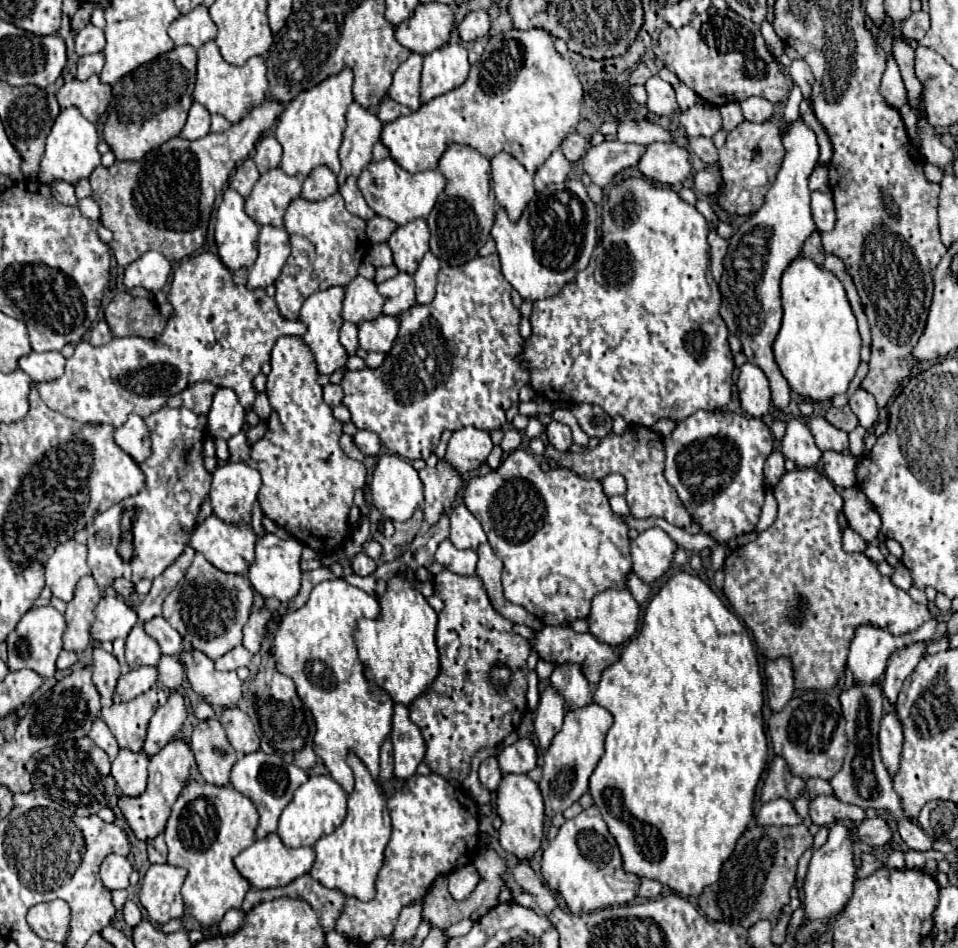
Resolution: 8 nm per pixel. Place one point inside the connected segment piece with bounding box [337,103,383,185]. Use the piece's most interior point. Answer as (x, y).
(363, 128)

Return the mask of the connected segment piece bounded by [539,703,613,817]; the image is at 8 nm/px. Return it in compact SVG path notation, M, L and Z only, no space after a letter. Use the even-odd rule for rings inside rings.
M589 703L577 709L567 709L563 727L553 737L549 749L545 751L545 761L543 761L543 777L539 789L545 799L547 815L553 817L565 811L575 801L579 801L579 797L587 791L587 781L603 755L603 741L611 723L613 723L613 715L597 703Z

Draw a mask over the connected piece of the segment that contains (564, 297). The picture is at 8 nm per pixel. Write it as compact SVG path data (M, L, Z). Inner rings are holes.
M633 177L627 181L621 181L615 185L609 193L609 199L603 205L603 239L595 249L595 281L597 285L589 285L589 273L577 273L577 281L571 283L561 291L561 295L555 295L553 299L541 299L533 301L533 313L531 313L531 327L533 333L529 341L525 343L525 359L531 371L531 387L545 399L553 401L553 393L563 403L591 403L603 407L611 417L621 415L627 425L641 425L641 427L653 427L659 419L671 419L681 421L687 419L691 413L703 409L703 411L717 411L725 407L731 401L731 385L733 385L733 353L727 343L727 327L725 321L719 315L721 307L721 293L711 277L711 259L709 259L709 245L707 245L707 221L705 217L689 203L681 201L679 195L669 189L655 185L643 177Z

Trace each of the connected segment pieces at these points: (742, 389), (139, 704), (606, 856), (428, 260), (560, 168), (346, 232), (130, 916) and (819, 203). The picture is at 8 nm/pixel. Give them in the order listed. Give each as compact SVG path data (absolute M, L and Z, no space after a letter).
M745 363L739 369L737 389L739 389L741 407L745 413L749 413L751 417L763 417L769 411L771 407L769 381L757 365Z
M153 687L145 695L139 695L127 703L113 703L101 709L101 719L115 735L121 749L139 753L145 741L145 731L151 715L167 701L167 693L161 687Z
M593 805L583 809L577 817L567 819L557 837L545 847L541 873L549 889L557 891L573 913L591 913L611 905L629 903L637 895L639 877L627 875L621 867L621 855L613 835L609 835L607 825Z
M427 253L423 257L423 261L419 263L419 269L417 273L413 275L415 277L415 283L417 283L417 303L419 305L425 305L425 303L431 303L433 295L435 295L435 283L437 283L437 271L439 271L439 263L437 263L437 257L433 253Z
M557 149L553 155L545 161L545 165L535 173L535 189L543 191L547 185L563 183L571 171L571 163L565 159L565 155Z
M339 193L321 203L305 203L297 197L285 211L285 231L291 239L291 255L275 281L275 303L285 319L297 321L305 297L343 283L343 267L347 267L347 283L355 279L367 247L365 221L347 211Z
M127 901L125 907L123 907L123 917L125 917L125 923L129 927L137 927L141 921L143 921L143 913L141 909L133 903L133 901Z
M815 191L811 195L811 211L813 211L813 221L817 231L827 233L835 227L837 215L835 215L835 203L831 193L819 193Z

